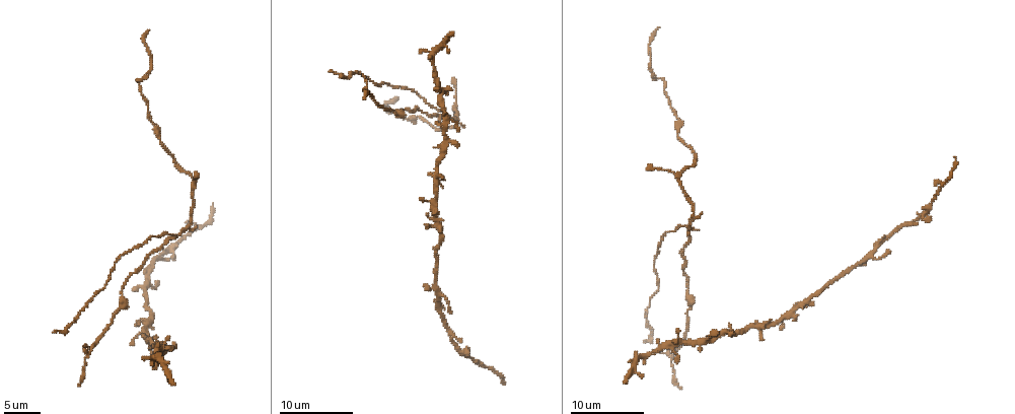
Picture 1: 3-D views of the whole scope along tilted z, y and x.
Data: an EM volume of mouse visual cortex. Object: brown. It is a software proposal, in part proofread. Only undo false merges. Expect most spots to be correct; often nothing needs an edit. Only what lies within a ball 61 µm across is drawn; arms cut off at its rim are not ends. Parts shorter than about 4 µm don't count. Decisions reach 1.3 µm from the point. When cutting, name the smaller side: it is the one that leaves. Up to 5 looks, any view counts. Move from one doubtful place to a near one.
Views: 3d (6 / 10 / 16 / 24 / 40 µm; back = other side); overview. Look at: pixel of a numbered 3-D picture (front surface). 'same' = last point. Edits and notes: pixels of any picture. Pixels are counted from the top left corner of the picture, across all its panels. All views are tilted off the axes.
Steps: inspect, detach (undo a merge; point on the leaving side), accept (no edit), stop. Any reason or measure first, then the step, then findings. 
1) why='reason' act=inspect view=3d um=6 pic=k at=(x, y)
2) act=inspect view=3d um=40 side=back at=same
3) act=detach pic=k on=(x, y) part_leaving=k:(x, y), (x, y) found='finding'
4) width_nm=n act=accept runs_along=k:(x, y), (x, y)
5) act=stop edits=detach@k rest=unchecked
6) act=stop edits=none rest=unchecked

why='looks like a crossing' act=inspect view=3d um=10 pic=1 at=(448, 126)

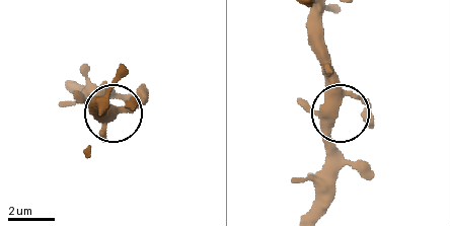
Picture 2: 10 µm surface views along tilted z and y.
arms=4 act=accept found='one cell here'

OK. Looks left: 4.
act=inspect view=3d um=10 pic=1 at=(124, 306)

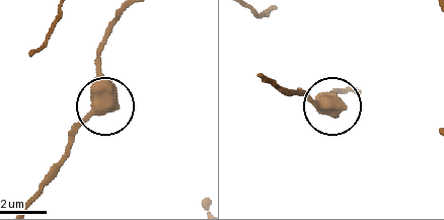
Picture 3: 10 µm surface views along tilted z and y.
act=inspect view=3d um=6 pic=3 at=(110, 108)

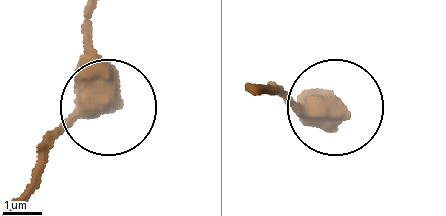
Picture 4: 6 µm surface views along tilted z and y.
side_arm_um=54 act=accept found='continuous, no second cell'

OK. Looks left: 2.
act=inspect view=3d um=10 pic=1 at=(689, 225)

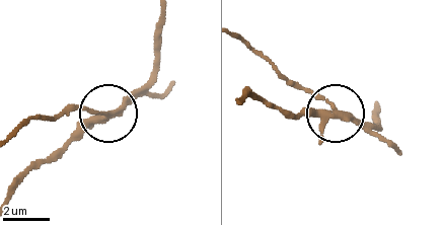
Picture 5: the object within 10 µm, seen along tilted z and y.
act=inspect view=3d um=6 pic=5 at=(108, 116)

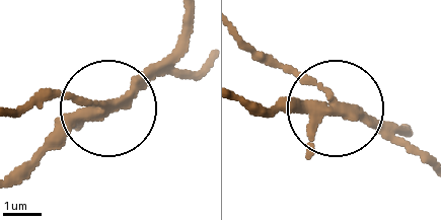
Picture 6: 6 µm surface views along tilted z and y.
act=detach pic=6 on=(68, 95) part_leaving=6:(105, 102), (43, 96), (16, 110) found='a second cell is stuck on'

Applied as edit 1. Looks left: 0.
act=stop edits=detach@6 rest=unchecked

